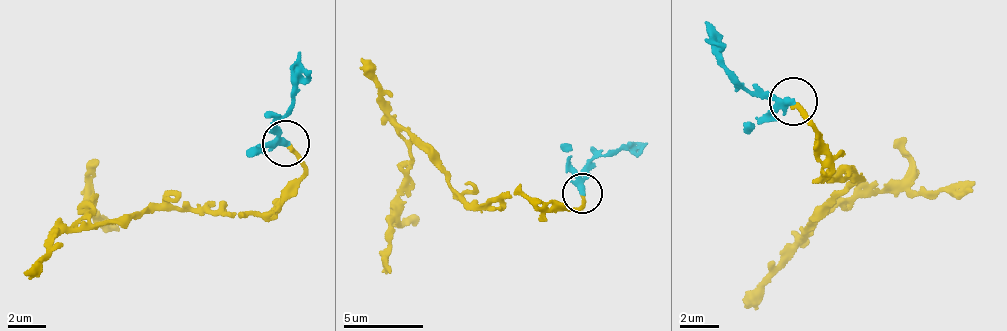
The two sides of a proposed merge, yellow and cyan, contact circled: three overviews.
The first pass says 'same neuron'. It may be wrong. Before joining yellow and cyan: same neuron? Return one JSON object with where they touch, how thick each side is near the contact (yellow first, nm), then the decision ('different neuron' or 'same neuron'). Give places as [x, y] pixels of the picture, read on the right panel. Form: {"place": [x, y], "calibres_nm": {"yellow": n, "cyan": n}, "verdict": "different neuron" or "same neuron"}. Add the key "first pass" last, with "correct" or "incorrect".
{"place": [793, 101], "calibres_nm": {"yellow": 240, "cyan": 280}, "verdict": "same neuron", "first pass": "correct"}

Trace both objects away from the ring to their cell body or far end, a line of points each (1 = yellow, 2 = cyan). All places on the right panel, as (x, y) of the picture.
1: (794, 102), (814, 122), (836, 183), (856, 178), (831, 191), (813, 222), (880, 190), (973, 192)
2: (794, 102), (756, 95), (722, 68), (720, 33), (707, 23)

